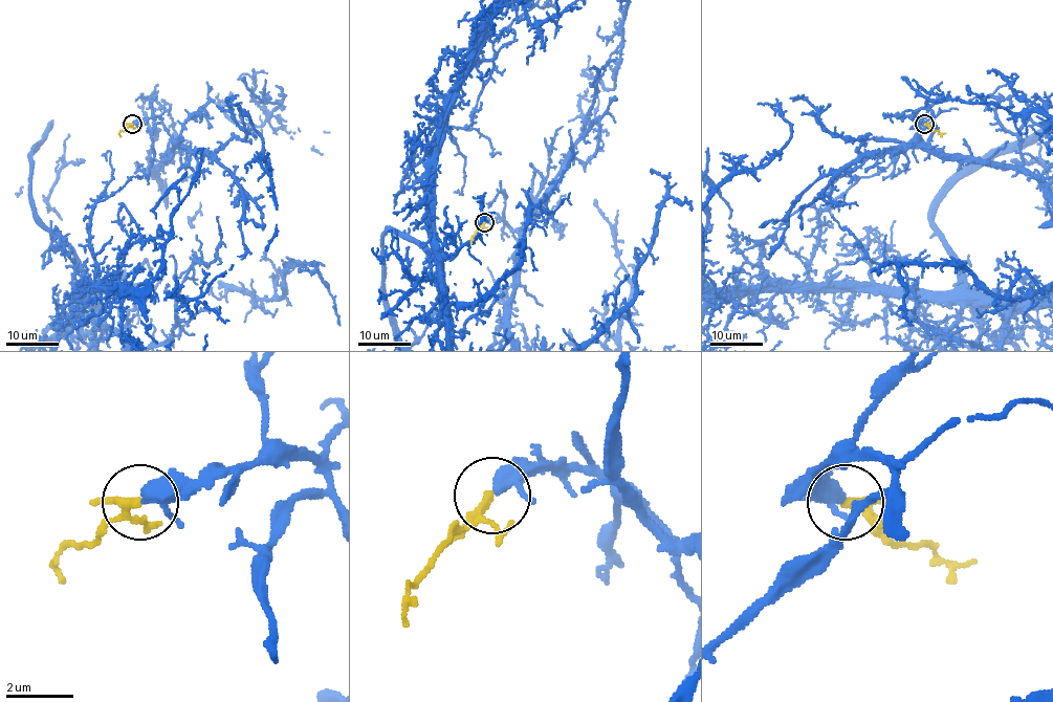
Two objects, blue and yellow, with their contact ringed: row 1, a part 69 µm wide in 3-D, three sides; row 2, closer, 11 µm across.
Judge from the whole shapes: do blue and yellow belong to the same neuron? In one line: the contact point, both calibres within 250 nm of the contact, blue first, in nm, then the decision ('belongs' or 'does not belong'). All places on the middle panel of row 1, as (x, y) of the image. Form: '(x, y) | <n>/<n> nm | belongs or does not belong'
(484, 222) | 360/170 nm | belongs

